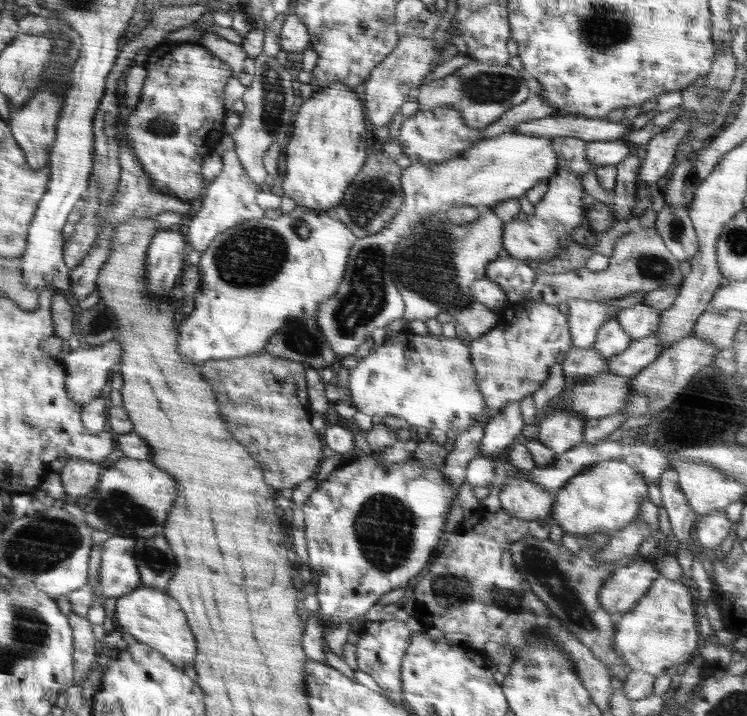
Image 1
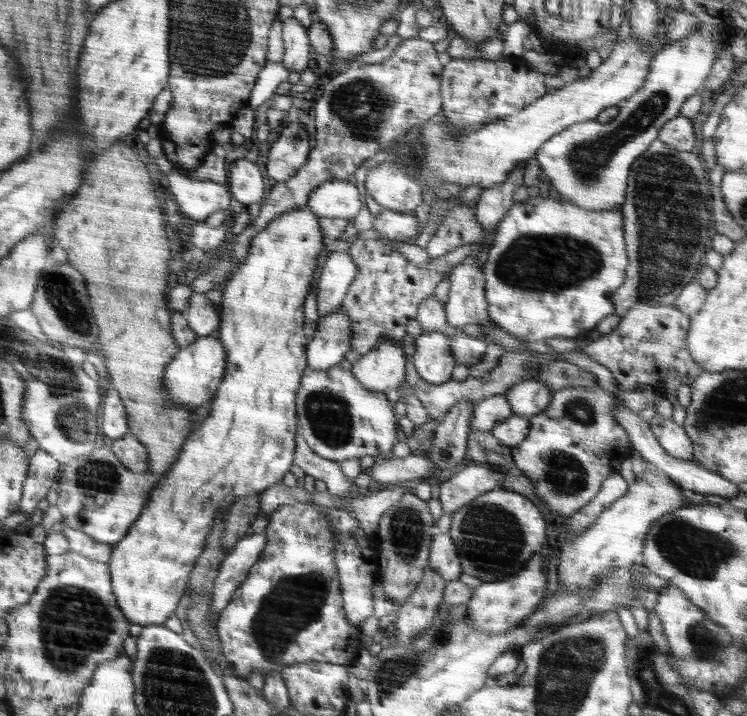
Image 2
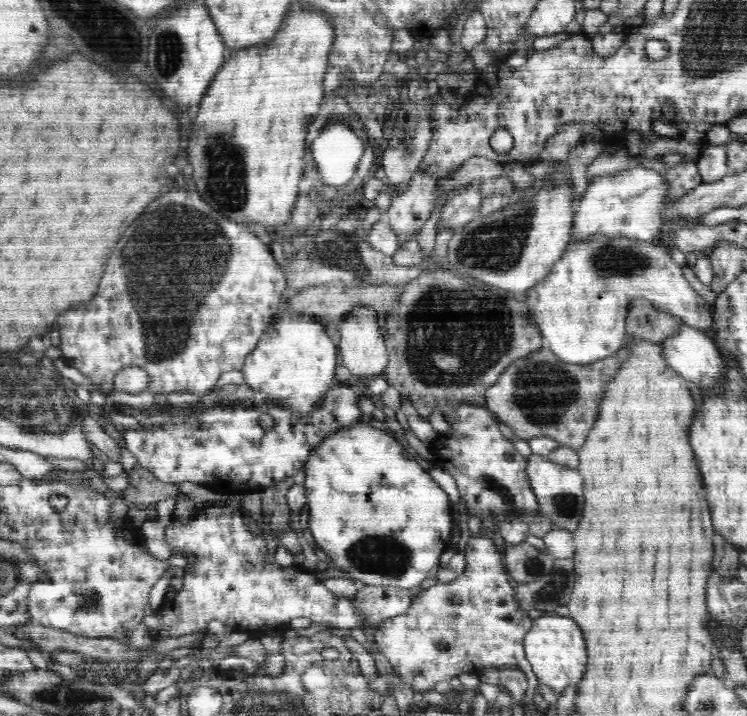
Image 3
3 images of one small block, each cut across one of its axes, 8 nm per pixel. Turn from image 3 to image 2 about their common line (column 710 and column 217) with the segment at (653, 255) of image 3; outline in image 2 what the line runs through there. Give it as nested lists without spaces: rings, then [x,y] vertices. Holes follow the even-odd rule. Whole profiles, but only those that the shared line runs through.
[[[192,294],[189,298],[189,310],[184,312],[190,330],[198,337],[213,335],[222,326],[222,312],[218,304],[203,294]]]

